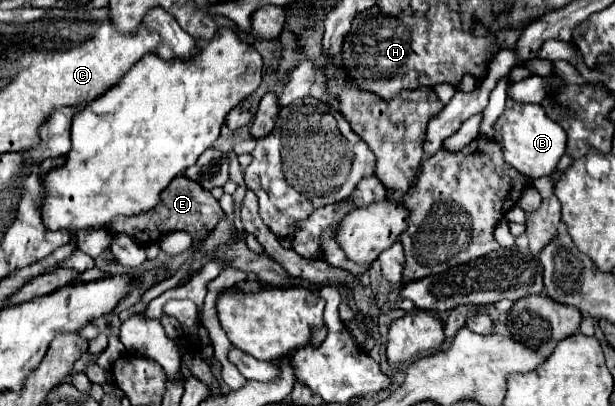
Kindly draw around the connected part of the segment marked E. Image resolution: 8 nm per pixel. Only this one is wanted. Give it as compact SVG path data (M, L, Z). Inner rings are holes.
M183 174L173 178L171 184L161 192L159 204L145 214L139 216L117 216L109 222L109 232L111 234L133 234L137 244L141 246L149 246L153 242L159 242L163 236L183 230L187 234L191 234L193 242L199 246L209 232L213 232L217 228L217 224L225 218L225 212L221 210L219 202L211 196L211 192L205 192L205 188L201 188L201 184L195 184L193 180L185 178Z

